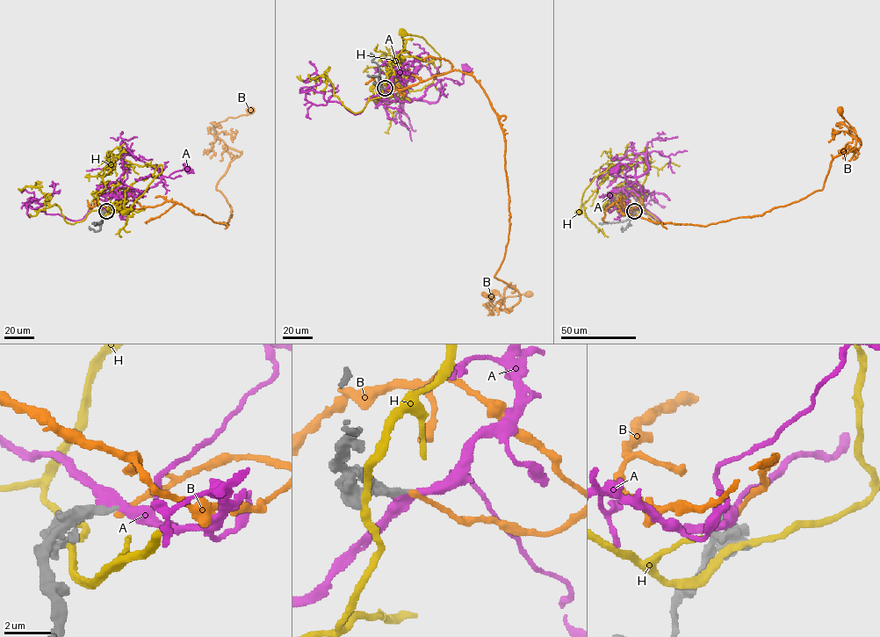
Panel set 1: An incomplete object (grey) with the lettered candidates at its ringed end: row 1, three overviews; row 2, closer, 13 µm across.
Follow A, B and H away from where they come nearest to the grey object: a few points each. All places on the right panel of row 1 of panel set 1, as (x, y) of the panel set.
A: (634, 211), (642, 206), (648, 191), (638, 191), (626, 180), (625, 173), (630, 170), (623, 164), (616, 170)
B: (634, 212), (616, 202), (623, 214), (706, 226), (797, 201), (854, 148), (840, 110)
H: (635, 213), (643, 210), (639, 187), (645, 177), (638, 155), (636, 166), (612, 164), (594, 178), (579, 212)

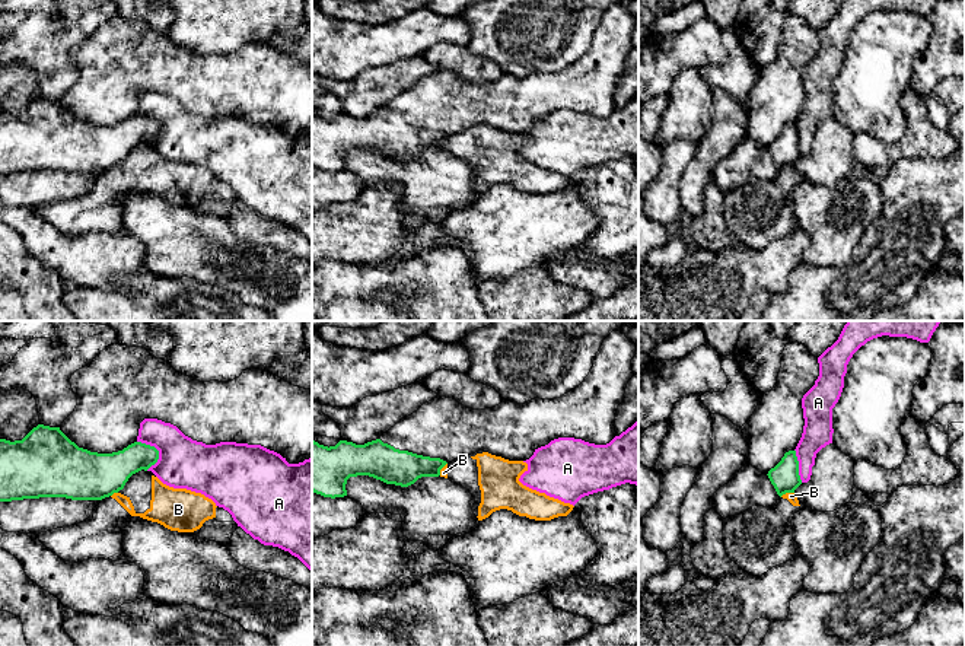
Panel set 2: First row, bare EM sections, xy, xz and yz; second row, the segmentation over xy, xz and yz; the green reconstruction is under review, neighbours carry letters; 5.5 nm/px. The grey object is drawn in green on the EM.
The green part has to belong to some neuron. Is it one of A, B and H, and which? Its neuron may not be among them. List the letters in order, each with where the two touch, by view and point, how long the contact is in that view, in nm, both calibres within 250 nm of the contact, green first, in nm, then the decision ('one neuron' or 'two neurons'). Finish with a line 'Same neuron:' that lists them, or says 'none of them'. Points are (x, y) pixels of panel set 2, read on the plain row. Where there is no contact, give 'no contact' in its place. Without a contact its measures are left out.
A: contact xy (158, 124); length 180 nm; calibres 170 and 280 nm; two neurons
B: contact yz (786, 165); length 80 nm; calibres 160 and 50 nm; two neurons
H: no contact; two neurons
Same neuron: none of them

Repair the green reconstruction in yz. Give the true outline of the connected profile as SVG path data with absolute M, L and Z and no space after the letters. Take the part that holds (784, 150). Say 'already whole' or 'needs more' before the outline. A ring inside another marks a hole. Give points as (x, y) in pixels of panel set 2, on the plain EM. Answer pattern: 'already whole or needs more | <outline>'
needs more | M796 124L784 127L767 147L745 137L736 149L713 169L713 181L723 192L743 187L752 179L771 181L786 166L802 157Z

